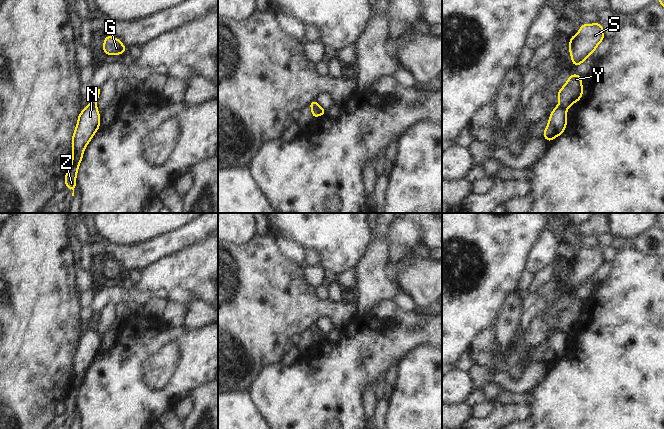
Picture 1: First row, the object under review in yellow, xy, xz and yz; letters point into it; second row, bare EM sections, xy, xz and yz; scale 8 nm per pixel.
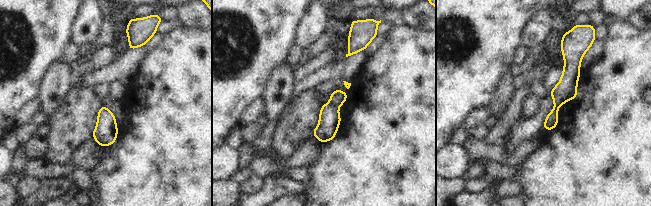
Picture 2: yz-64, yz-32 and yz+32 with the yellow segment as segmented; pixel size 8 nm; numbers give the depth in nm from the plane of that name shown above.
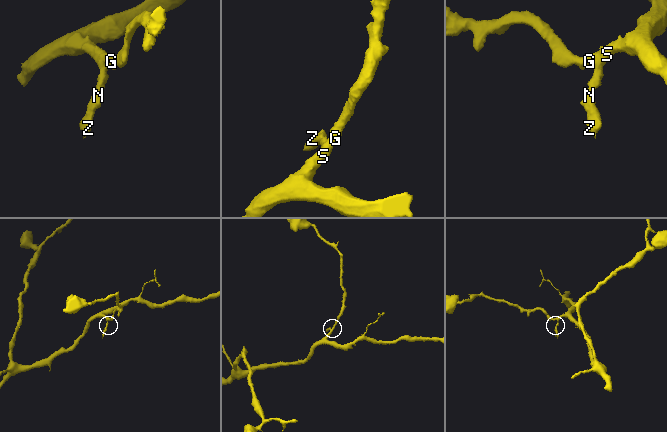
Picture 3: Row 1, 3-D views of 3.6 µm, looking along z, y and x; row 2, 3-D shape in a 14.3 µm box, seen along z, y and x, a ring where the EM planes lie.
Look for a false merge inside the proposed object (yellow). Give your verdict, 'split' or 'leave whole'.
split

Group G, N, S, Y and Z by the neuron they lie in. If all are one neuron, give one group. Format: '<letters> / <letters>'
G S Y / N Z

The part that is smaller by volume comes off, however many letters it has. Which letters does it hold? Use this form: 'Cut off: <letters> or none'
Cut off: N, Z

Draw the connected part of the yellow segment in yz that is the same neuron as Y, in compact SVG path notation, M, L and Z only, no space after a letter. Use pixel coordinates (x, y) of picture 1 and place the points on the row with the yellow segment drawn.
M572 74L567 79L567 83L562 86L557 93L557 97L560 100L558 105L560 107L567 110L572 103L578 102L581 99L583 94L583 85L581 84L581 81L582 78L578 74Z

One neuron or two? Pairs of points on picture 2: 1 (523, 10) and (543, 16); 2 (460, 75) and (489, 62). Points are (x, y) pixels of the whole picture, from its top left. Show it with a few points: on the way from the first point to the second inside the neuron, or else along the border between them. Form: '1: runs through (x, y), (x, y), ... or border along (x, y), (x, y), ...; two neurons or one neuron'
1: border along (540, 10), (526, 24), (523, 33); two neurons
2: runs through (467, 68), (473, 62), (482, 62); one neuron

